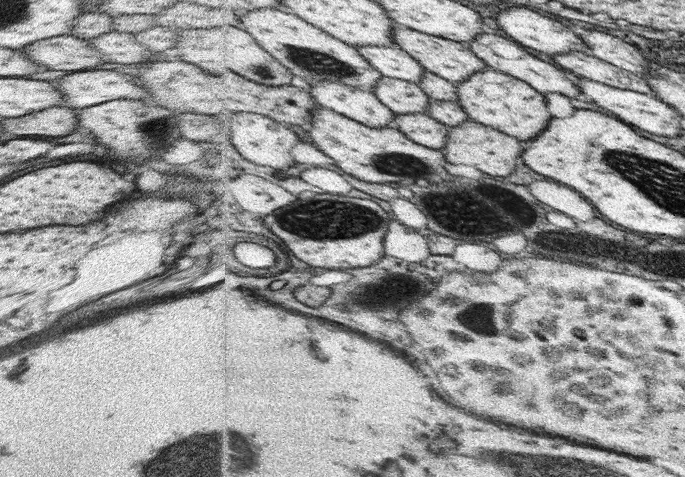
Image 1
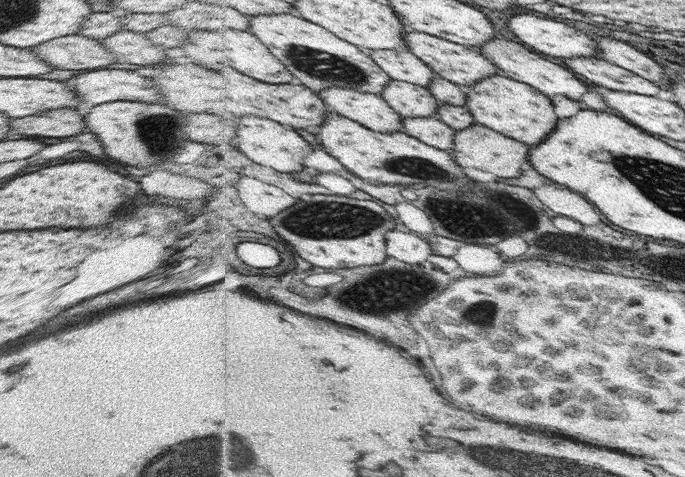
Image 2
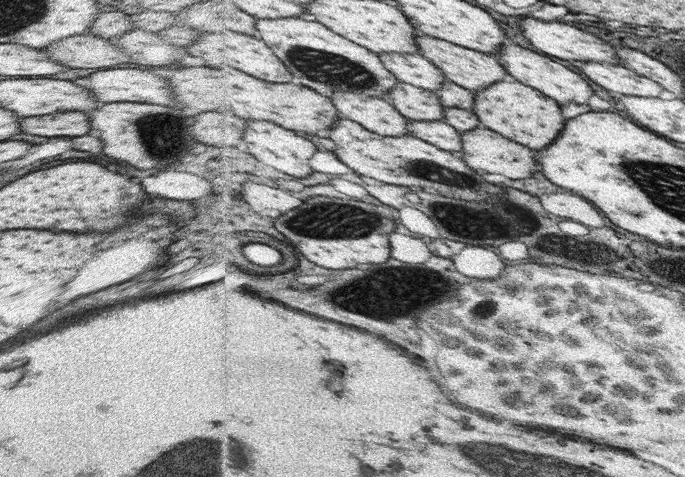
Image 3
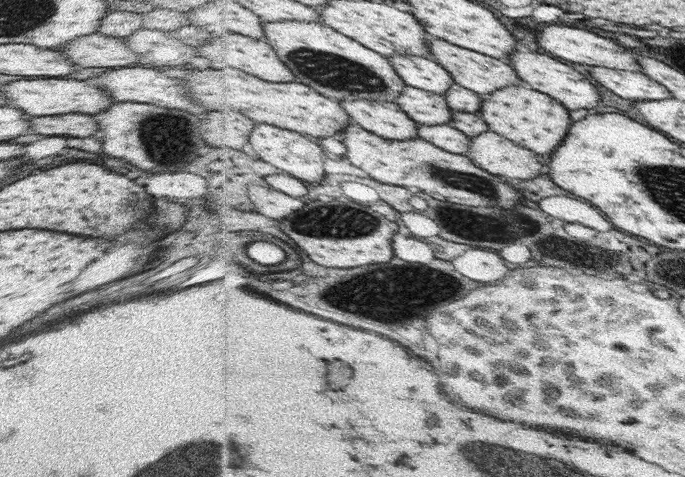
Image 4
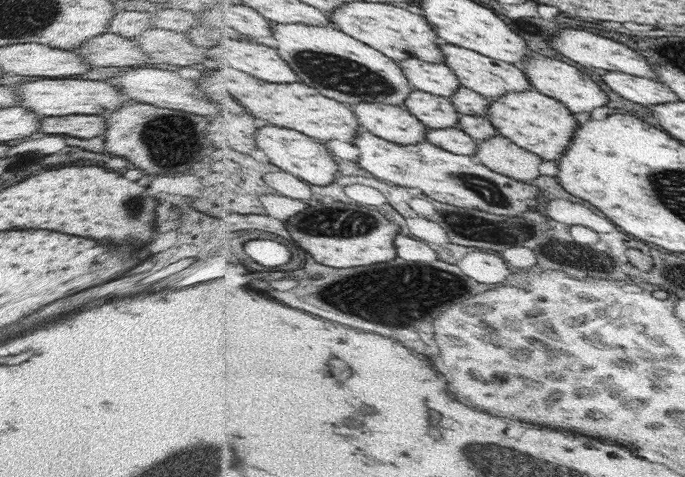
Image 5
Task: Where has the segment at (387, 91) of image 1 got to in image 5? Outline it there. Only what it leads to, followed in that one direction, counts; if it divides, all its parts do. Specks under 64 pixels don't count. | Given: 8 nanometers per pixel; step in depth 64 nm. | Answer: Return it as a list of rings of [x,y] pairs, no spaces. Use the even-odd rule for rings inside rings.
[[[414,89],[404,107],[415,114],[430,129],[459,127],[463,115],[450,97]]]

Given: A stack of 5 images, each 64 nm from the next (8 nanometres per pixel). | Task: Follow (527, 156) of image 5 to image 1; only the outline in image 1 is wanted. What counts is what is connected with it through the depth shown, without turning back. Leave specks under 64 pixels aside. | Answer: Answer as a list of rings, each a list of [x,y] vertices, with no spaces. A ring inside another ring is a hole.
[[[470,120],[449,129],[451,133],[443,151],[447,154],[448,161],[454,164],[468,165],[485,175],[502,179],[513,174],[522,163],[519,156],[525,149],[524,141]]]

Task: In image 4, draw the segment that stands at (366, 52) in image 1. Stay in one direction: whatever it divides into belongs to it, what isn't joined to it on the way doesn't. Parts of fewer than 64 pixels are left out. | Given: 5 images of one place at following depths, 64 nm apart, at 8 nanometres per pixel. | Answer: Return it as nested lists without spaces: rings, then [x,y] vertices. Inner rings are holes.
[[[394,55],[389,59],[410,86],[444,95],[456,83],[452,73],[438,61],[412,55]]]

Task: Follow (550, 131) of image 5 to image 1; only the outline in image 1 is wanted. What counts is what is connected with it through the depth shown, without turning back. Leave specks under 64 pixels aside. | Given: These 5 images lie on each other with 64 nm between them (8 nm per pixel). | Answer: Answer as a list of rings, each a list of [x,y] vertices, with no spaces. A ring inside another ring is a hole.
[[[484,69],[471,74],[459,85],[459,103],[468,112],[470,121],[495,128],[521,141],[529,141],[539,135],[553,117],[545,103],[544,94],[526,81],[495,69]]]

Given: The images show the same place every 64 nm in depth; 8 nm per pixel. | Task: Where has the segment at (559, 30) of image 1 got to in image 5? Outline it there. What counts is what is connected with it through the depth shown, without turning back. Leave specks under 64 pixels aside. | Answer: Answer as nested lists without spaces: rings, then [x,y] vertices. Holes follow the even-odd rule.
[[[564,28],[564,30],[556,32],[556,34],[552,36],[552,48],[556,52],[560,52],[562,56],[597,71],[623,72],[629,75],[657,80],[657,74],[655,74],[655,70],[653,70],[653,63],[648,58],[642,56],[637,51],[634,52],[634,49],[625,44],[614,42],[614,40],[610,38],[596,36],[596,34],[586,32],[586,30]]]

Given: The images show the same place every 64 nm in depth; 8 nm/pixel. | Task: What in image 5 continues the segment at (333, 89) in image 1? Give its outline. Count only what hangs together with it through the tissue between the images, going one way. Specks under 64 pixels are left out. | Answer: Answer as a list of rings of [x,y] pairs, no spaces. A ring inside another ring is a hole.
[[[365,102],[352,107],[366,130],[386,140],[405,145],[427,140],[430,128],[404,106]]]

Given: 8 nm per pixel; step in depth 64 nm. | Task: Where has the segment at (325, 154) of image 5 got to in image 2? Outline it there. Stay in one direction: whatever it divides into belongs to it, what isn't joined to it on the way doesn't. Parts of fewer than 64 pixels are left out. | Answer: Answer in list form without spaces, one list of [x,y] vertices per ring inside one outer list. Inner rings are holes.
[[[256,115],[238,117],[238,119],[239,135],[236,145],[252,161],[287,174],[298,173],[304,170],[304,167],[308,167],[305,156],[312,147],[302,134],[296,132],[296,129]]]

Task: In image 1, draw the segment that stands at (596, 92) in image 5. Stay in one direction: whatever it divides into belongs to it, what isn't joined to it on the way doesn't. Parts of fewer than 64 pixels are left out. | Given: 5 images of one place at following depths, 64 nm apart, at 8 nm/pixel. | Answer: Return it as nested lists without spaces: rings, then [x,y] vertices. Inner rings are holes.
[[[480,33],[475,39],[466,44],[476,56],[480,57],[487,64],[488,68],[495,69],[510,76],[526,81],[532,88],[538,89],[541,93],[558,93],[570,98],[576,98],[581,93],[576,84],[568,78],[566,71],[558,70],[558,66],[551,63],[542,62],[535,54],[528,53],[522,44],[506,39],[500,35],[492,33]]]

